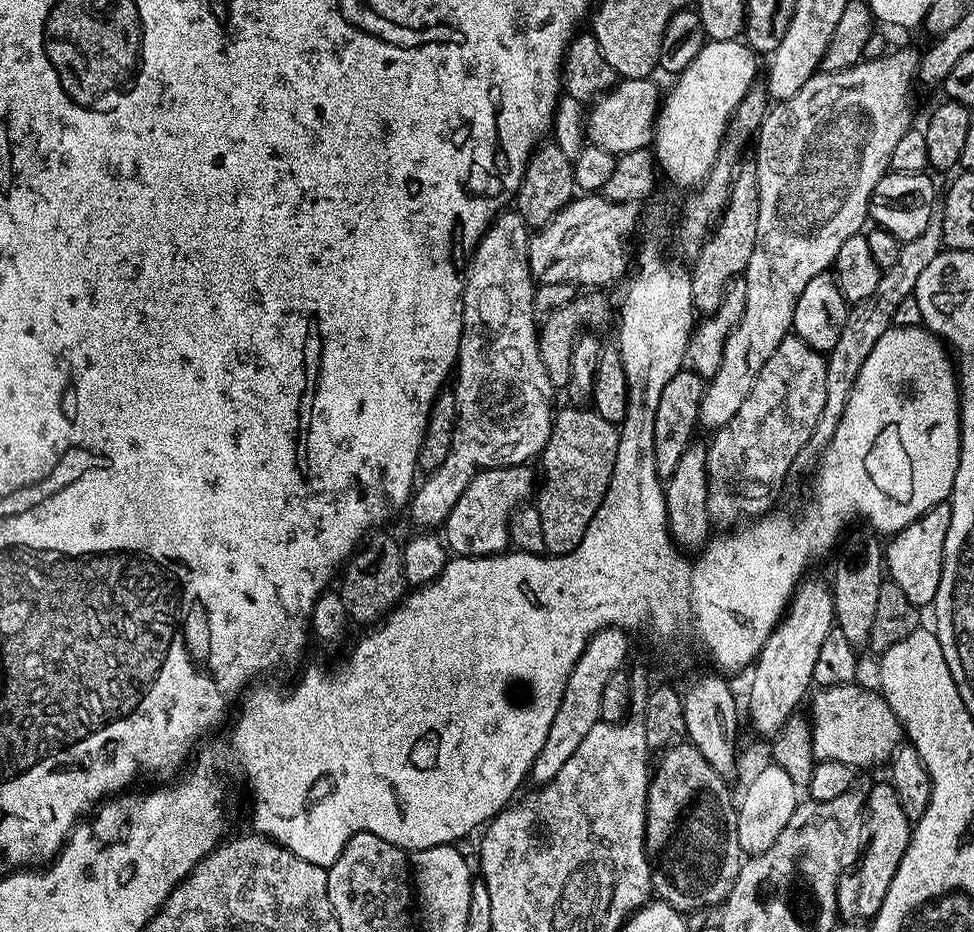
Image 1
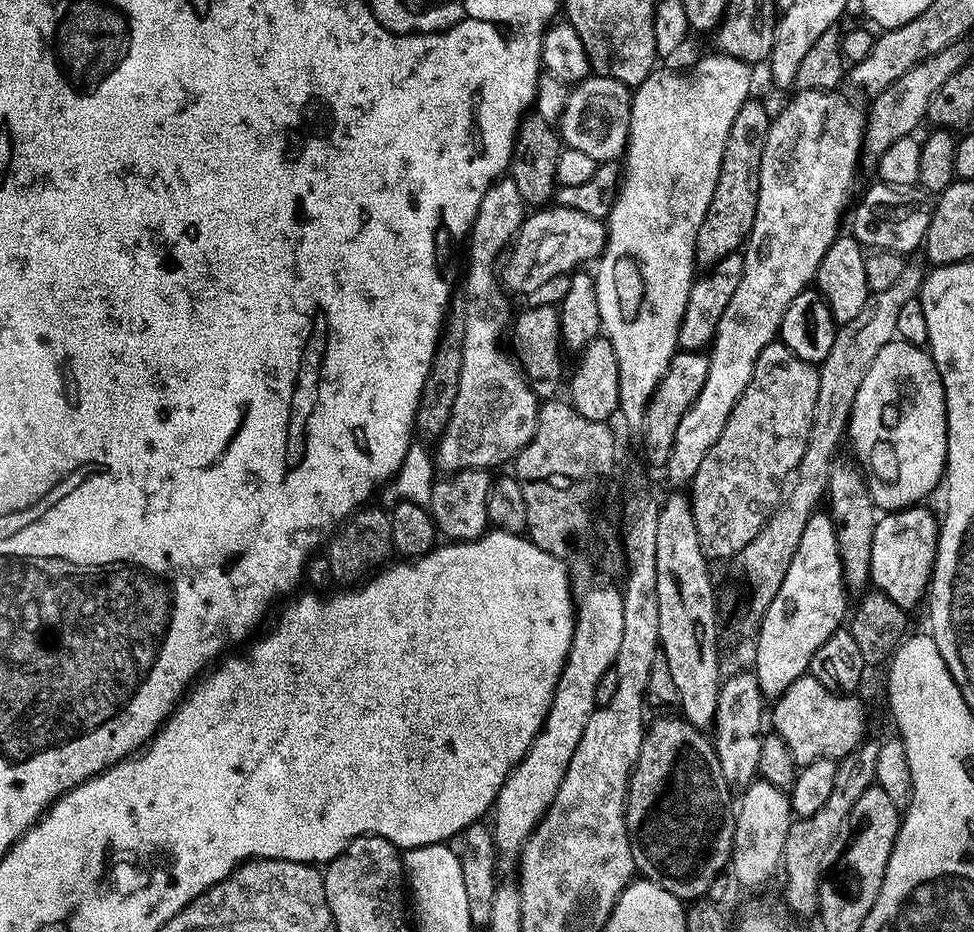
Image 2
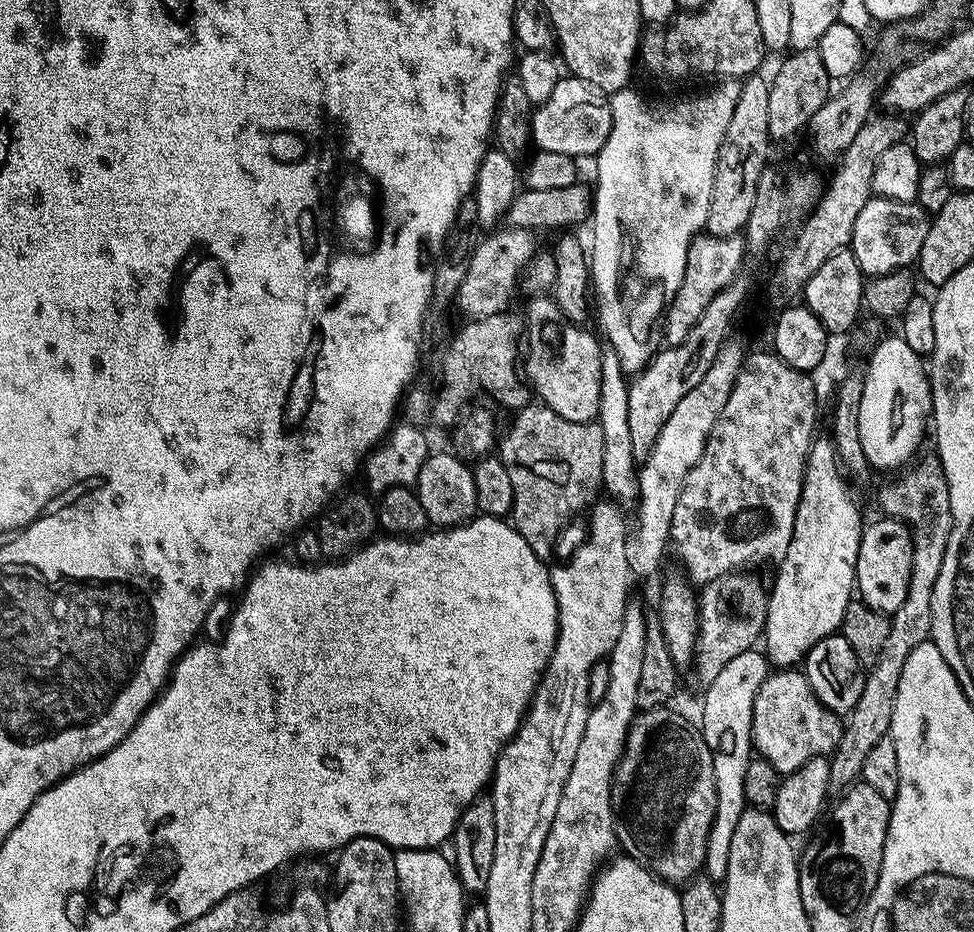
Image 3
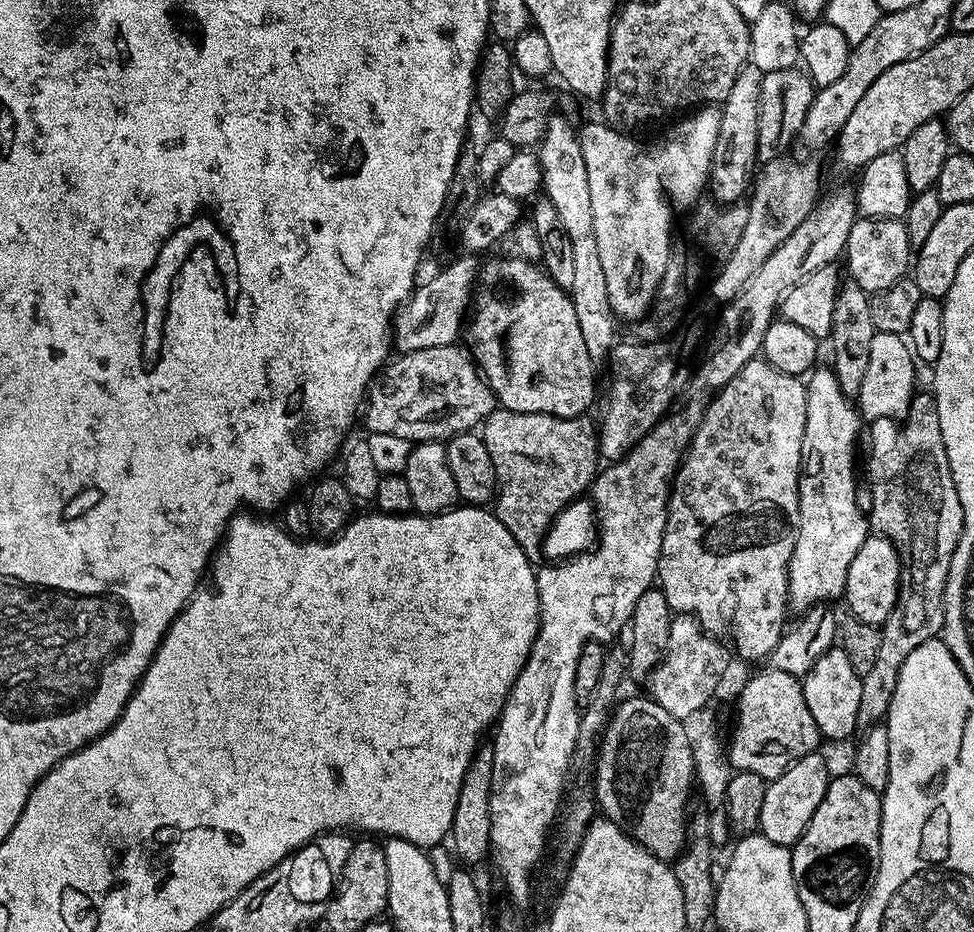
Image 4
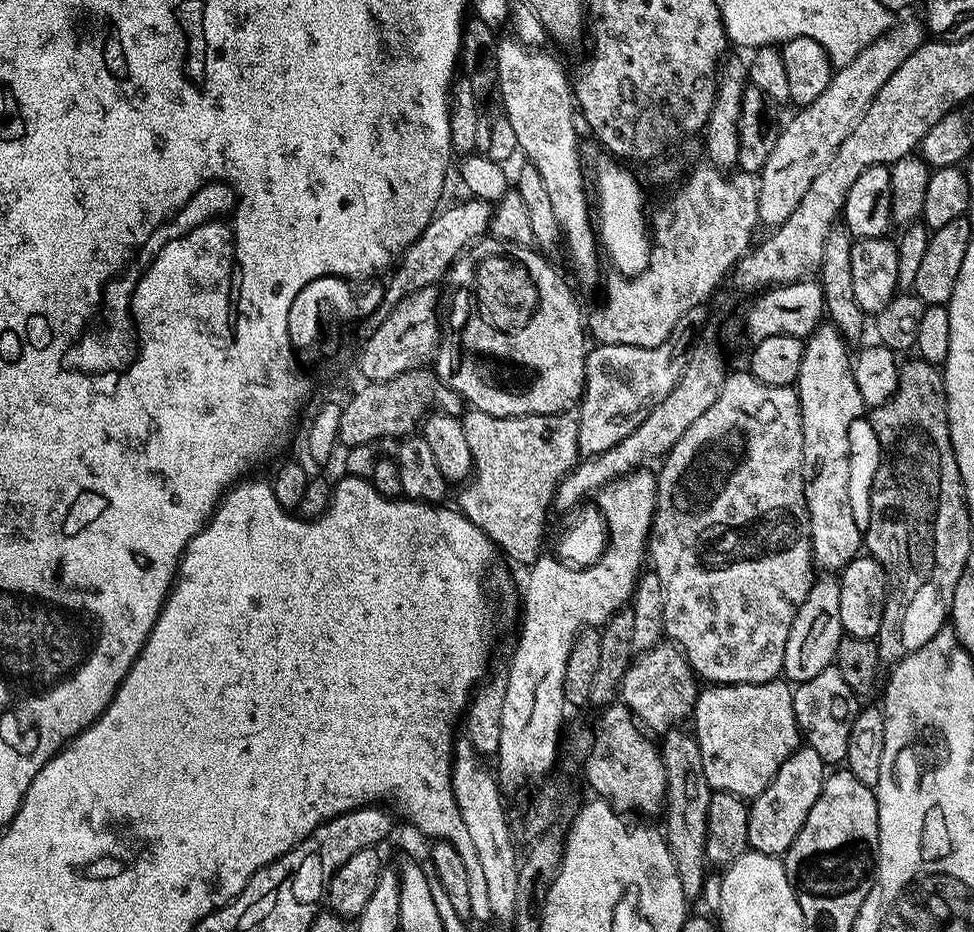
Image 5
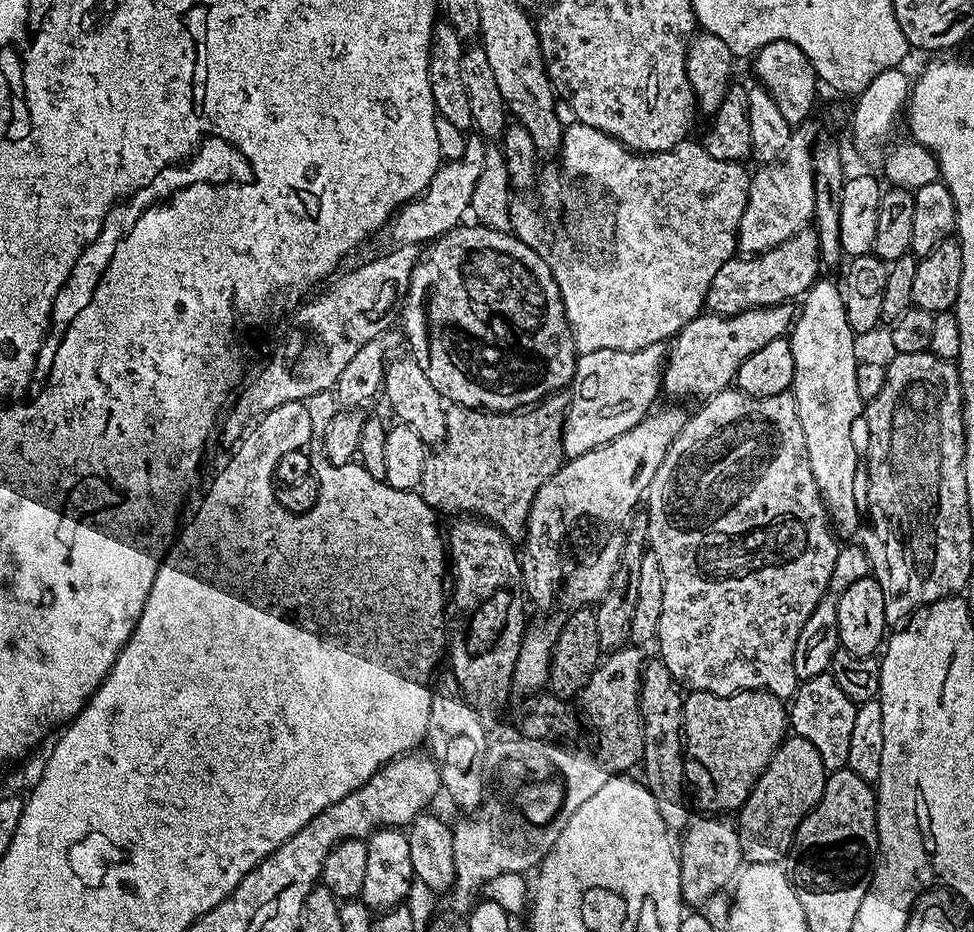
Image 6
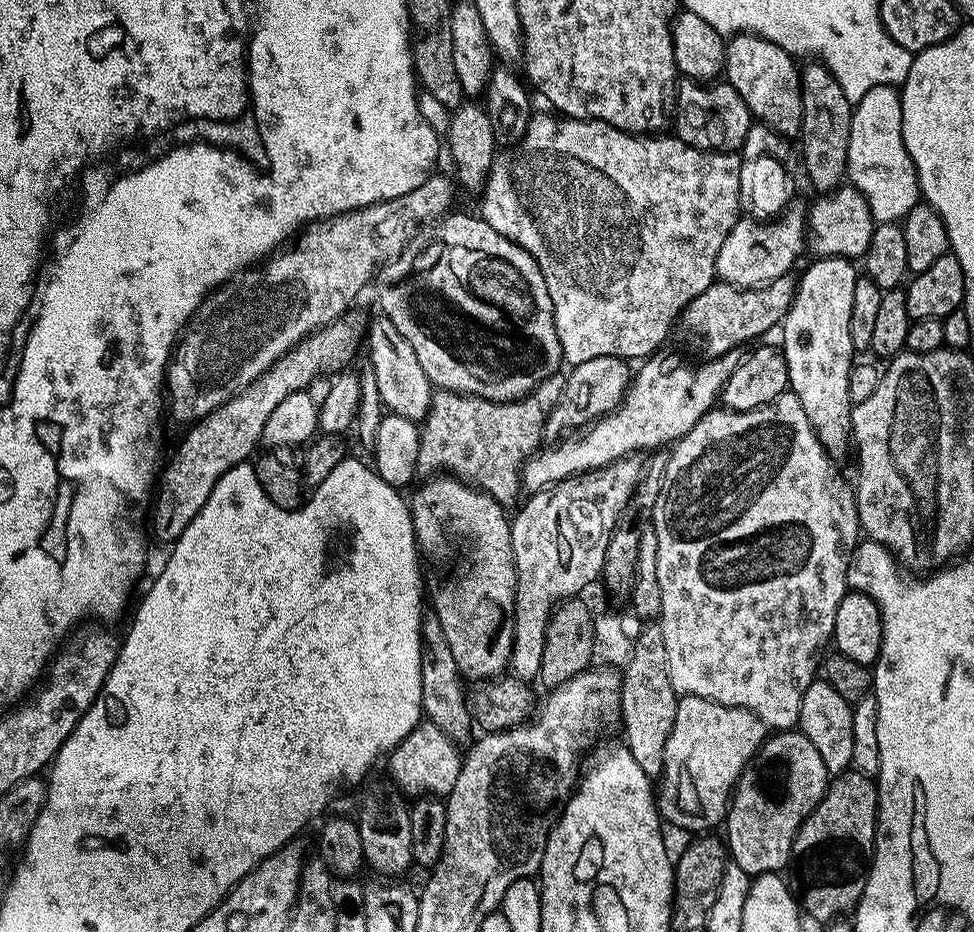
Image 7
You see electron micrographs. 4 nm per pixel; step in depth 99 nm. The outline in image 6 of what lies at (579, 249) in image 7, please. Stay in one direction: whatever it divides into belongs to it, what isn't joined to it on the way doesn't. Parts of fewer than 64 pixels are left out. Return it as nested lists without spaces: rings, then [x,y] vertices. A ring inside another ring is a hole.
[[[572,122],[572,125],[569,123],[564,130],[564,141],[560,143],[558,149],[560,173],[544,189],[543,187],[539,189],[540,205],[517,203],[513,207],[511,231],[526,246],[535,250],[546,262],[546,266],[550,266],[550,274],[554,274],[554,282],[558,282],[564,313],[576,343],[577,353],[593,352],[603,348],[633,352],[651,344],[671,341],[695,316],[701,315],[708,299],[710,282],[714,282],[714,274],[718,274],[724,263],[737,255],[740,223],[748,201],[749,169],[744,169],[743,163],[719,160],[711,154],[706,154],[703,143],[692,143],[685,142],[665,152],[645,154],[625,148],[612,136],[607,136],[594,126],[586,126],[579,122]],[[624,188],[632,188],[632,220],[628,220],[628,224],[632,224],[632,240],[628,240],[628,244],[624,244],[624,236],[620,236],[620,220],[624,220],[624,216],[620,216],[620,212],[624,212]]]

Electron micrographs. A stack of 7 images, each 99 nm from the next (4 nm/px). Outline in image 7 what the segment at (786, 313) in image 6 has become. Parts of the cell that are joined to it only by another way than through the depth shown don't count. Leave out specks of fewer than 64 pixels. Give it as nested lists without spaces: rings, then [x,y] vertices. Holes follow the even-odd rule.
[[[664,350],[653,352],[639,365],[641,368],[637,372],[635,369],[624,401],[615,412],[607,412],[599,420],[595,420],[583,434],[569,435],[525,460],[520,470],[523,491],[528,494],[541,492],[551,484],[557,484],[583,472],[598,470],[624,456],[644,454],[647,448],[660,450],[675,444],[707,412],[712,411],[721,399],[724,384],[730,378],[730,374],[734,374],[741,359],[741,353],[733,350],[721,356],[705,359],[705,364],[691,368],[688,364],[668,360]]]

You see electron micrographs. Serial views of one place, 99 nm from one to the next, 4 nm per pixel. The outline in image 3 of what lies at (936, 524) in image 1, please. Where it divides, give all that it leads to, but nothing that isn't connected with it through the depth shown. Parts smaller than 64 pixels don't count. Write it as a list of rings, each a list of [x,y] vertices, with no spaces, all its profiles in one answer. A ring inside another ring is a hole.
[[[879,518],[860,534],[856,563],[856,592],[864,604],[874,610],[891,614],[906,602],[912,569],[912,535],[901,520]]]

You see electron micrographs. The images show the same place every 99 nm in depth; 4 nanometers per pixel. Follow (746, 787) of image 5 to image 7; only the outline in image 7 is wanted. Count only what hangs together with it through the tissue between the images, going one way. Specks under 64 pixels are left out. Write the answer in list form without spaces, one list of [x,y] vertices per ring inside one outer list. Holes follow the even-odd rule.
[[[701,696],[679,697],[676,701],[674,726],[670,730],[670,738],[666,738],[664,770],[658,777],[656,807],[661,817],[667,823],[669,820],[676,828],[696,832],[692,834],[704,834],[712,830],[715,824],[723,825],[732,799],[732,789],[765,739],[766,726],[750,710],[722,706]]]

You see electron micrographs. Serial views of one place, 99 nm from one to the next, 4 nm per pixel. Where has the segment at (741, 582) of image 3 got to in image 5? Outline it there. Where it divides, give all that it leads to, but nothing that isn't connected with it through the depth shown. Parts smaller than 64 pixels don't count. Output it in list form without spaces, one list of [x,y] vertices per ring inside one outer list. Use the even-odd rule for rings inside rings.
[[[661,642],[641,651],[629,663],[618,696],[645,729],[667,730],[679,725],[680,719],[695,709],[698,695],[696,684],[698,677],[679,647],[671,642]]]

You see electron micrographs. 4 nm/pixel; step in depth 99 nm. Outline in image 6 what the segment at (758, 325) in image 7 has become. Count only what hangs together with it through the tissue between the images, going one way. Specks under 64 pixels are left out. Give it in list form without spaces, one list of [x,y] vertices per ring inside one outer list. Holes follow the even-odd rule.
[[[809,226],[791,240],[782,242],[777,248],[771,248],[769,252],[748,254],[724,263],[722,270],[714,274],[714,282],[710,282],[707,311],[718,316],[733,316],[748,308],[769,308],[775,304],[787,304],[795,301],[795,296],[800,298],[807,294],[821,275],[820,271],[822,265],[818,238],[815,227]]]

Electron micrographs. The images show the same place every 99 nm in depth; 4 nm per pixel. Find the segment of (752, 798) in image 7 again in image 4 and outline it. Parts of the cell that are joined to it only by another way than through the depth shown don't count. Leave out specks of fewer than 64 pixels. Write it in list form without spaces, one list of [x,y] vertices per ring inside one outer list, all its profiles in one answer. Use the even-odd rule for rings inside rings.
[[[819,751],[806,753],[795,760],[778,779],[768,784],[766,798],[762,798],[759,835],[785,846],[798,842],[810,818],[814,818],[814,810],[818,810],[818,802],[822,802],[828,789],[830,771],[828,772],[828,764],[820,755]]]

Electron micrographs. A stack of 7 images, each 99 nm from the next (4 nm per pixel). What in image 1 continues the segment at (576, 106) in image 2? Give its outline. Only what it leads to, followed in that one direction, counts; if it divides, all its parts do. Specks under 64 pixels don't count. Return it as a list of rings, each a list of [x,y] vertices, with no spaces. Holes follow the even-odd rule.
[[[649,77],[621,79],[611,91],[605,92],[601,97],[597,97],[585,119],[585,137],[587,141],[600,149],[610,150],[615,156],[630,153],[631,150],[649,147],[655,139],[656,118],[662,103],[662,90],[660,92],[654,81],[655,79]]]

